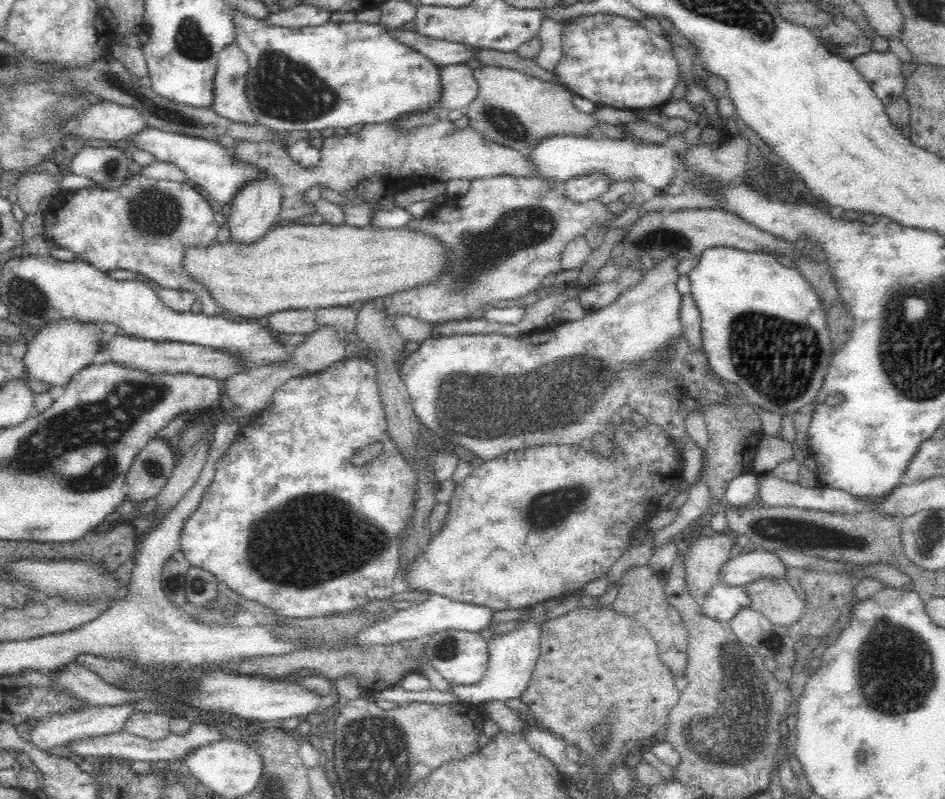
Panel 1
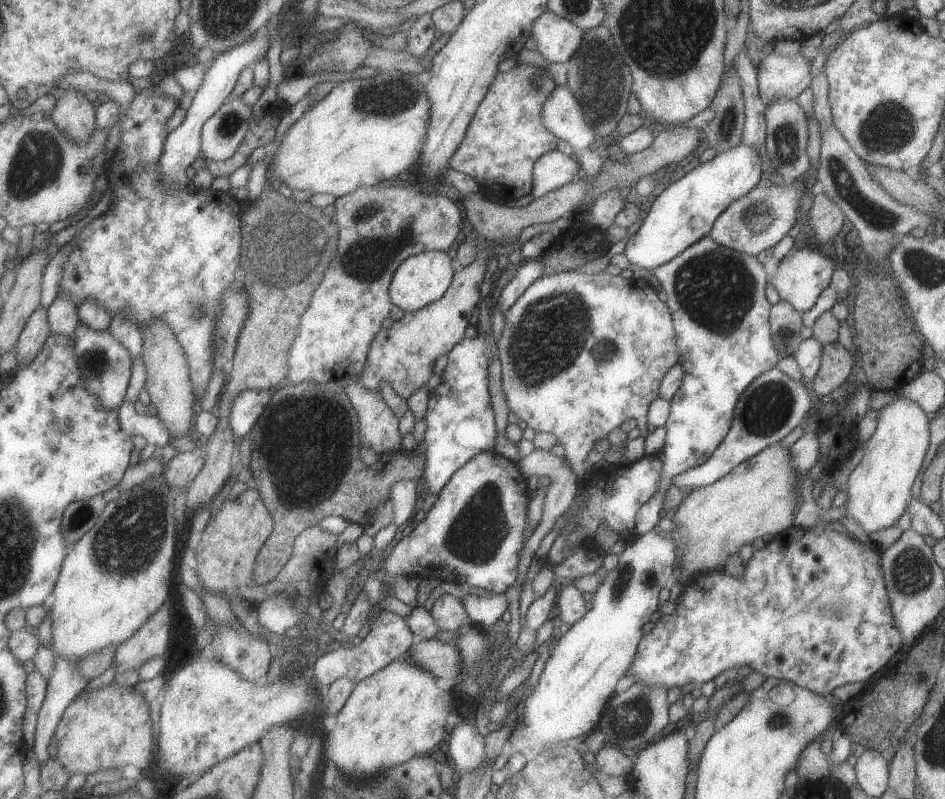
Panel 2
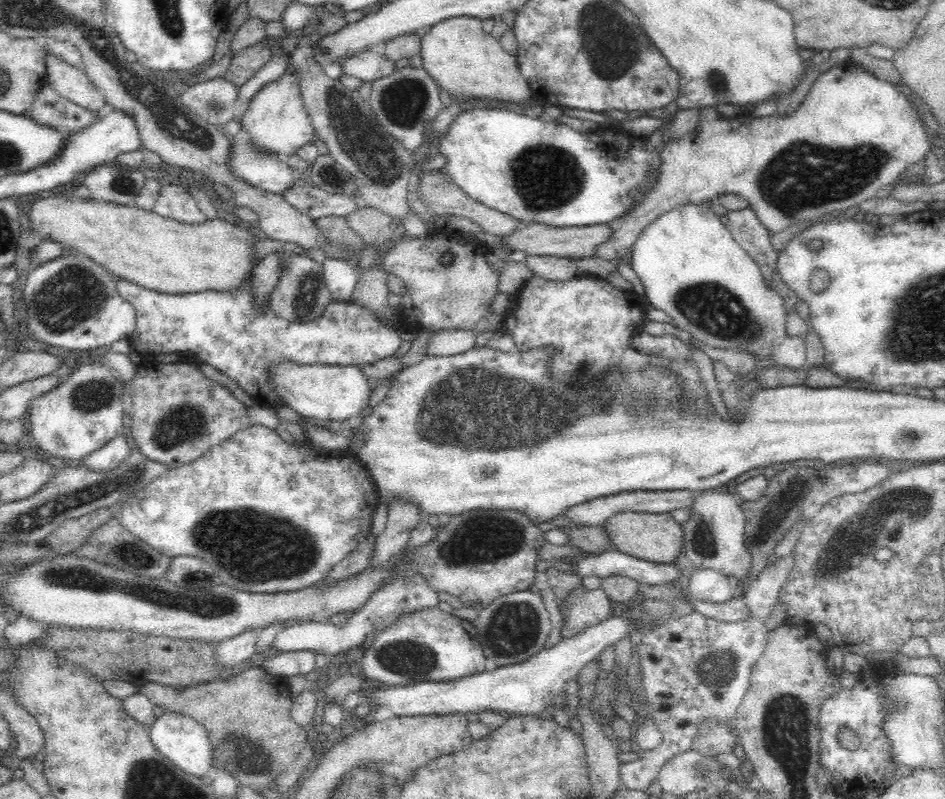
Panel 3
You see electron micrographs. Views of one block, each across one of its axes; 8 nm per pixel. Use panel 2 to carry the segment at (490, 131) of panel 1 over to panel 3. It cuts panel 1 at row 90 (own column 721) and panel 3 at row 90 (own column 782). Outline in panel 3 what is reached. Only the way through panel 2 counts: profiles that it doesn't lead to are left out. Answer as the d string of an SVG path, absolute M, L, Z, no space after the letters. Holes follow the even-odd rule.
M465 16L446 18L446 20L423 30L420 45L416 50L422 56L423 68L426 73L435 79L452 99L459 99L461 103L470 99L523 103L533 96L528 81L524 81L520 75L516 56L504 51L497 38L484 32L483 19Z

